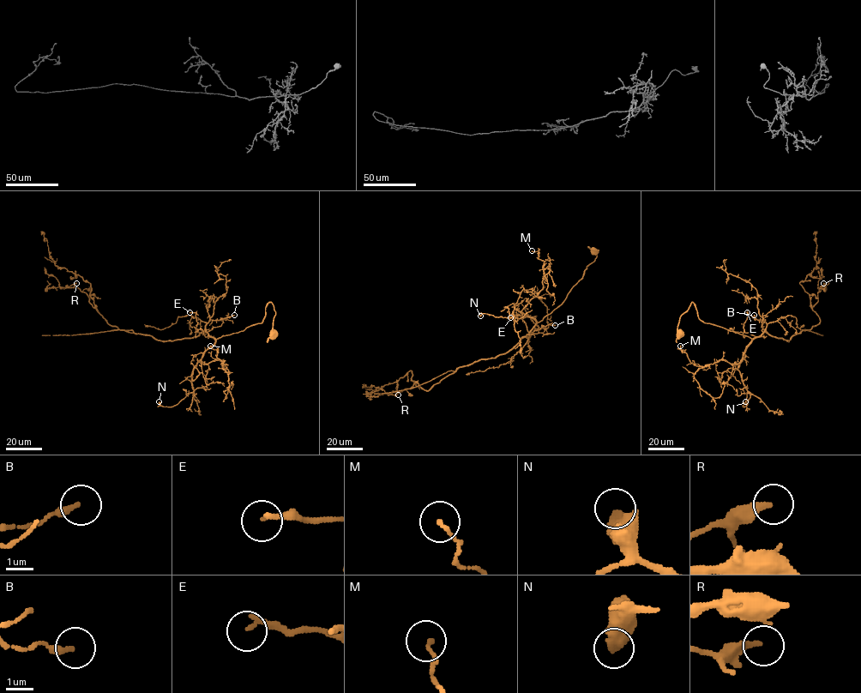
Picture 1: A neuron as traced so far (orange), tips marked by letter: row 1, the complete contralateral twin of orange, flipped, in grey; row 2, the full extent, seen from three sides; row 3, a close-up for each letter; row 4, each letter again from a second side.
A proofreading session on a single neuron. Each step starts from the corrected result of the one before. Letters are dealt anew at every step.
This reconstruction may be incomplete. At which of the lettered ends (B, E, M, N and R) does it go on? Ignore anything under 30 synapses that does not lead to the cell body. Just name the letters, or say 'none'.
none

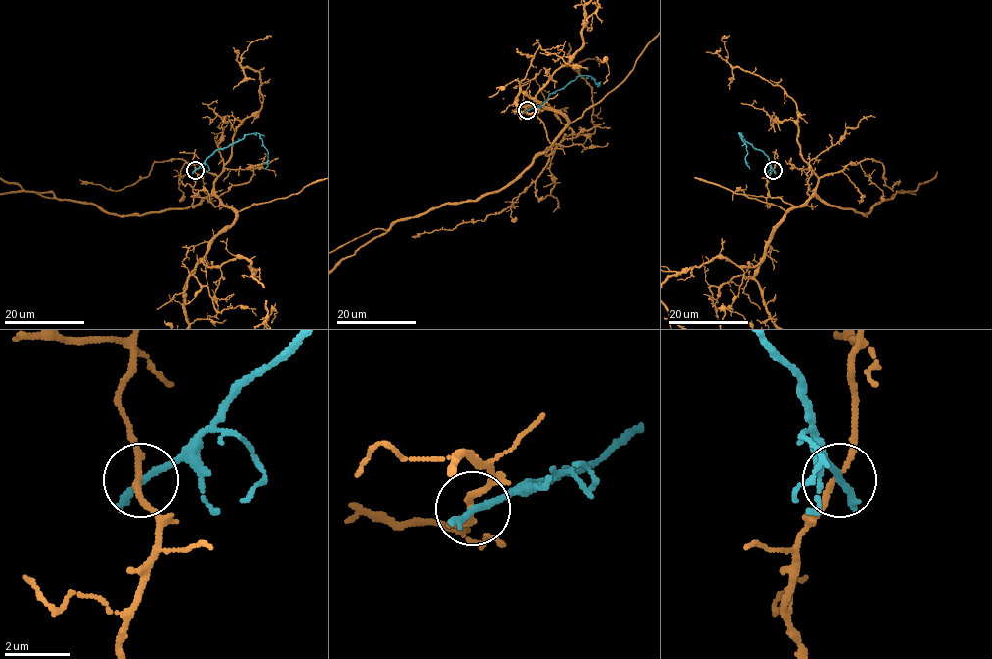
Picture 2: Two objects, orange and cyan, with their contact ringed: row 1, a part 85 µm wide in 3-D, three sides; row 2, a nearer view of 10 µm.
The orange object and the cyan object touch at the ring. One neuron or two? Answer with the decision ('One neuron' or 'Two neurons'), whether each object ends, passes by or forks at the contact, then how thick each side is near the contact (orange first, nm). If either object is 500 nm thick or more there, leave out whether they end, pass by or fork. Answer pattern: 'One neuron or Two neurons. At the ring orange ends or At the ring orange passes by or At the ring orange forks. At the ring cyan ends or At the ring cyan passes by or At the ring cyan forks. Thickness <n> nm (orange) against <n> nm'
Two neurons. At the ring orange passes by. At the ring cyan ends. Thickness 170 nm (orange) against 280 nm

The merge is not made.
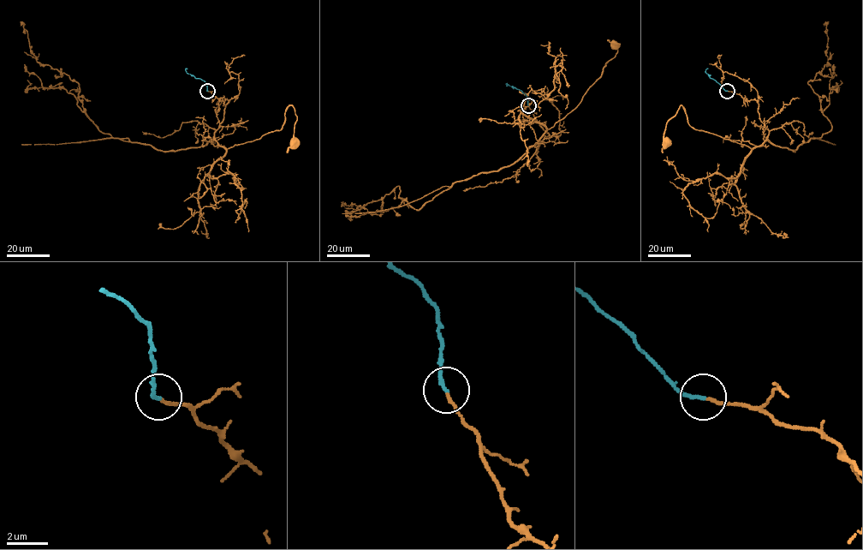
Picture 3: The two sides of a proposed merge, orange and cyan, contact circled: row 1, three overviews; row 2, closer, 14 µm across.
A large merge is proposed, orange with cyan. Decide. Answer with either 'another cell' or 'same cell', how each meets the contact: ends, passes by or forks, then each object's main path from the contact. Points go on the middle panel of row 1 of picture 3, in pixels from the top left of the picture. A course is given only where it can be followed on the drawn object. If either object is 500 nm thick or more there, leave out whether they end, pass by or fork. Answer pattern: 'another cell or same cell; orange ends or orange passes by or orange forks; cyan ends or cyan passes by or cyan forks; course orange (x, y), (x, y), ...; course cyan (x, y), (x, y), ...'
same cell; orange ends; cyan ends; course orange (528, 105), (549, 134), (537, 146), (600, 76), (617, 52), (615, 44); course cyan (528, 105), (524, 92), (507, 83), (507, 86)

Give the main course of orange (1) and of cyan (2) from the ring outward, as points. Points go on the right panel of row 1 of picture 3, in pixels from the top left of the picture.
1: (728, 91), (758, 103), (769, 131), (761, 144), (751, 148), (694, 129), (681, 105), (667, 122), (666, 142)
2: (727, 91), (705, 72), (708, 68)

